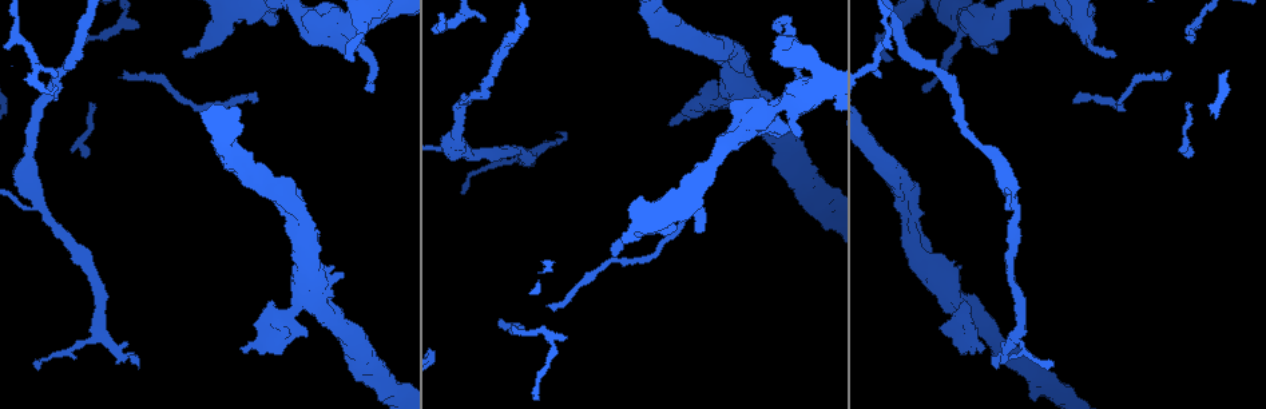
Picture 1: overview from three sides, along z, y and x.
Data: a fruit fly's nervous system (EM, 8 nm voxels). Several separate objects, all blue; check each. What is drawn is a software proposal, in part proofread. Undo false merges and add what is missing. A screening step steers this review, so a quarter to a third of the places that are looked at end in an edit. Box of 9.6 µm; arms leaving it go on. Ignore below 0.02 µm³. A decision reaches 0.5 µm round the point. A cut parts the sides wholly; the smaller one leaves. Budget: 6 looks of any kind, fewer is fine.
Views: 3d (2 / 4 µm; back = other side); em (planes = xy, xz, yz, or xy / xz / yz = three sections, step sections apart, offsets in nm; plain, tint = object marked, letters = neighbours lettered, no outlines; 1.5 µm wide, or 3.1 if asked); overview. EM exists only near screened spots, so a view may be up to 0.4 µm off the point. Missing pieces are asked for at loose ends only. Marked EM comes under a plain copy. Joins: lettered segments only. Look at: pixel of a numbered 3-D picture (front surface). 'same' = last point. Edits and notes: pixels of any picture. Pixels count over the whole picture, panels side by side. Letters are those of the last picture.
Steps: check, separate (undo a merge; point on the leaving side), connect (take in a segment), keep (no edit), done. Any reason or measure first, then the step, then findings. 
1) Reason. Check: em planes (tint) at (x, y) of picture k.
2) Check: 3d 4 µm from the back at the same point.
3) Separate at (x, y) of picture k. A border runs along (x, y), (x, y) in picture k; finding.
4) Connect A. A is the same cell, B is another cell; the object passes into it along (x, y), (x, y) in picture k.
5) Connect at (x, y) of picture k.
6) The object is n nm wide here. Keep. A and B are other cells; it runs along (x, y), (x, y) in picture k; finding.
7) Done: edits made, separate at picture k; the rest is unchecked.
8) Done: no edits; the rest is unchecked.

Thin end. Check: 3d 4 µm at (995, 364) of picture 1.

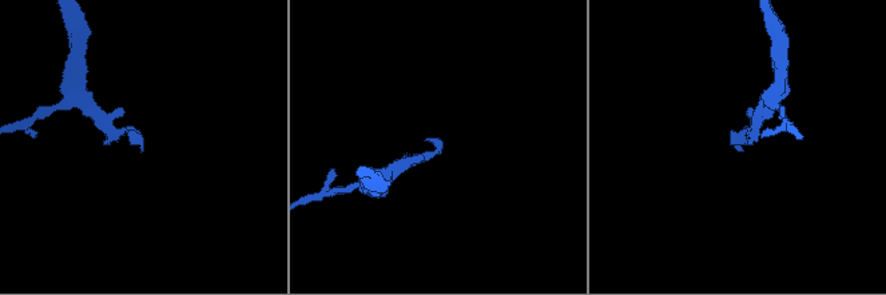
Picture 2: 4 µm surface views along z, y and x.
Check: em xz step 8 (tint) at (743, 150) of picture 2.

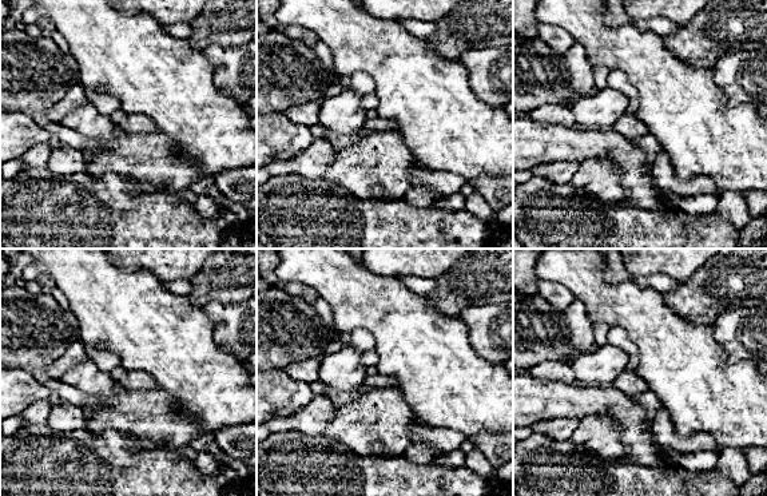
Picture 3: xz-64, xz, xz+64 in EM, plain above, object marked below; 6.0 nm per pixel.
Another direction. Check: em planes (letters) at the same point.

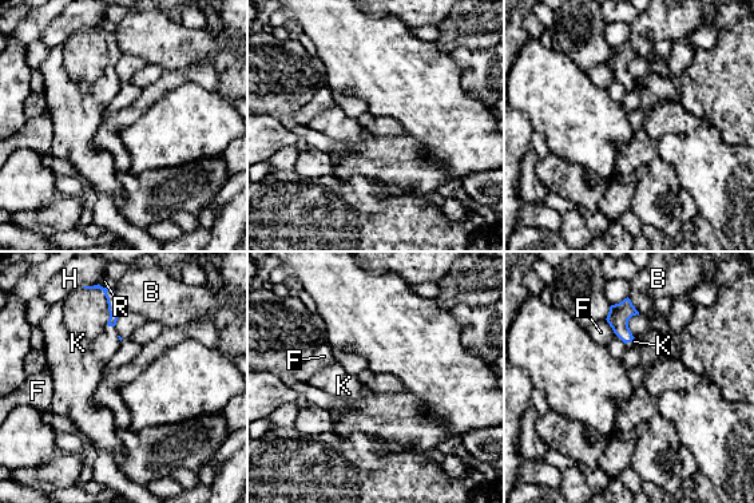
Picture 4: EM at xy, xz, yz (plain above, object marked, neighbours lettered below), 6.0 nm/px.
The longest contact is with K, 320 nm. Connect K. K is the same cell, B, F, H and R are other cells; the object passes into it along (114, 308), (107, 303), (75, 329) in picture 4; the neuron continues.

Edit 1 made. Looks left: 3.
Check: overview.

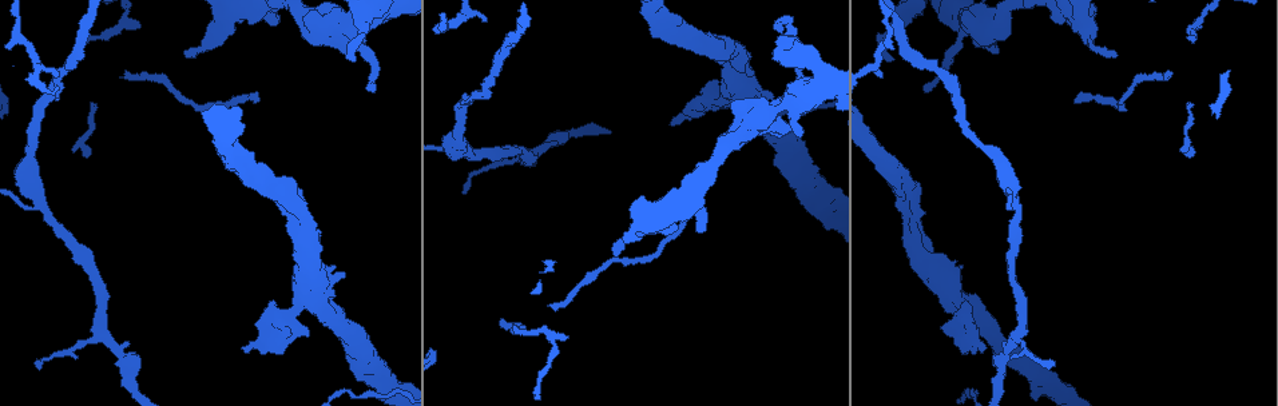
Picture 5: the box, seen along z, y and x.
Long arm stops here. Check: em planes (letters) at (349, 58) of picture 5.

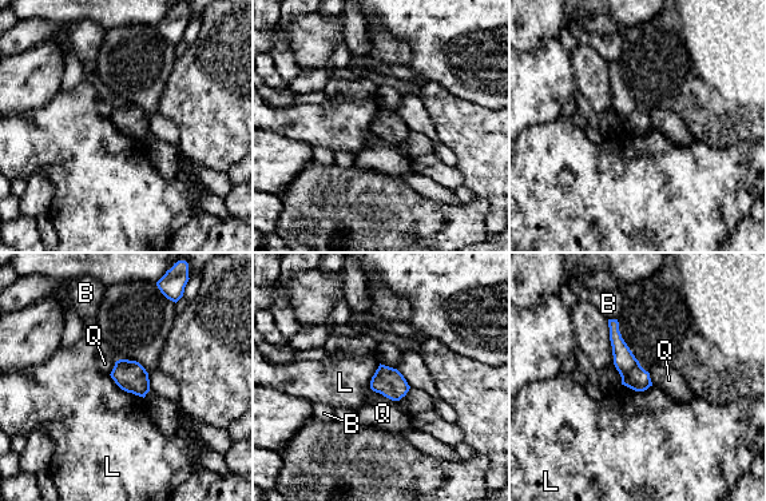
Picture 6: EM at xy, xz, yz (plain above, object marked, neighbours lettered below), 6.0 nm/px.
Keep. B, L and Q are other cells; a border runs along (108, 374), (122, 389), (143, 398) in picture 6; none of them fits.

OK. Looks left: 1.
An open end. Check: em planes (letters) at (880, 78) of picture 5.

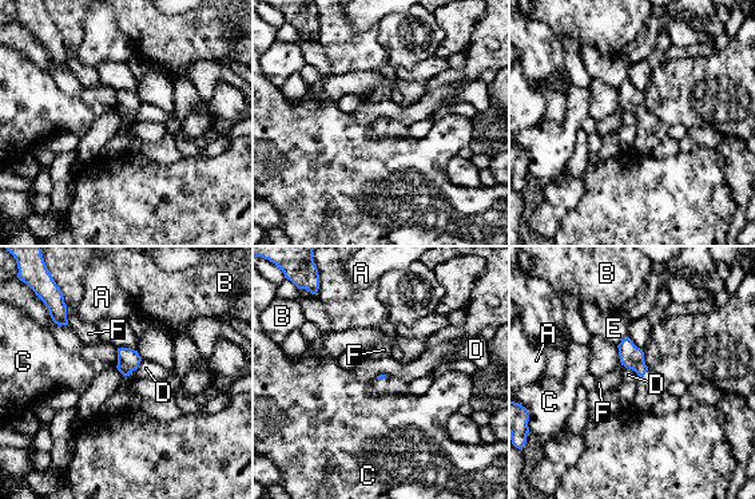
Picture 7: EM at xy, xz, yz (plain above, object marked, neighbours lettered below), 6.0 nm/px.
Keep. A, B, C, D, E and F are other cells; a border runs along (624, 365), (631, 368), (638, 376) in picture 7; no lettered segment goes on from it.

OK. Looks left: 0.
Done: edits made, connect at picture 4; the rest is unchecked.

